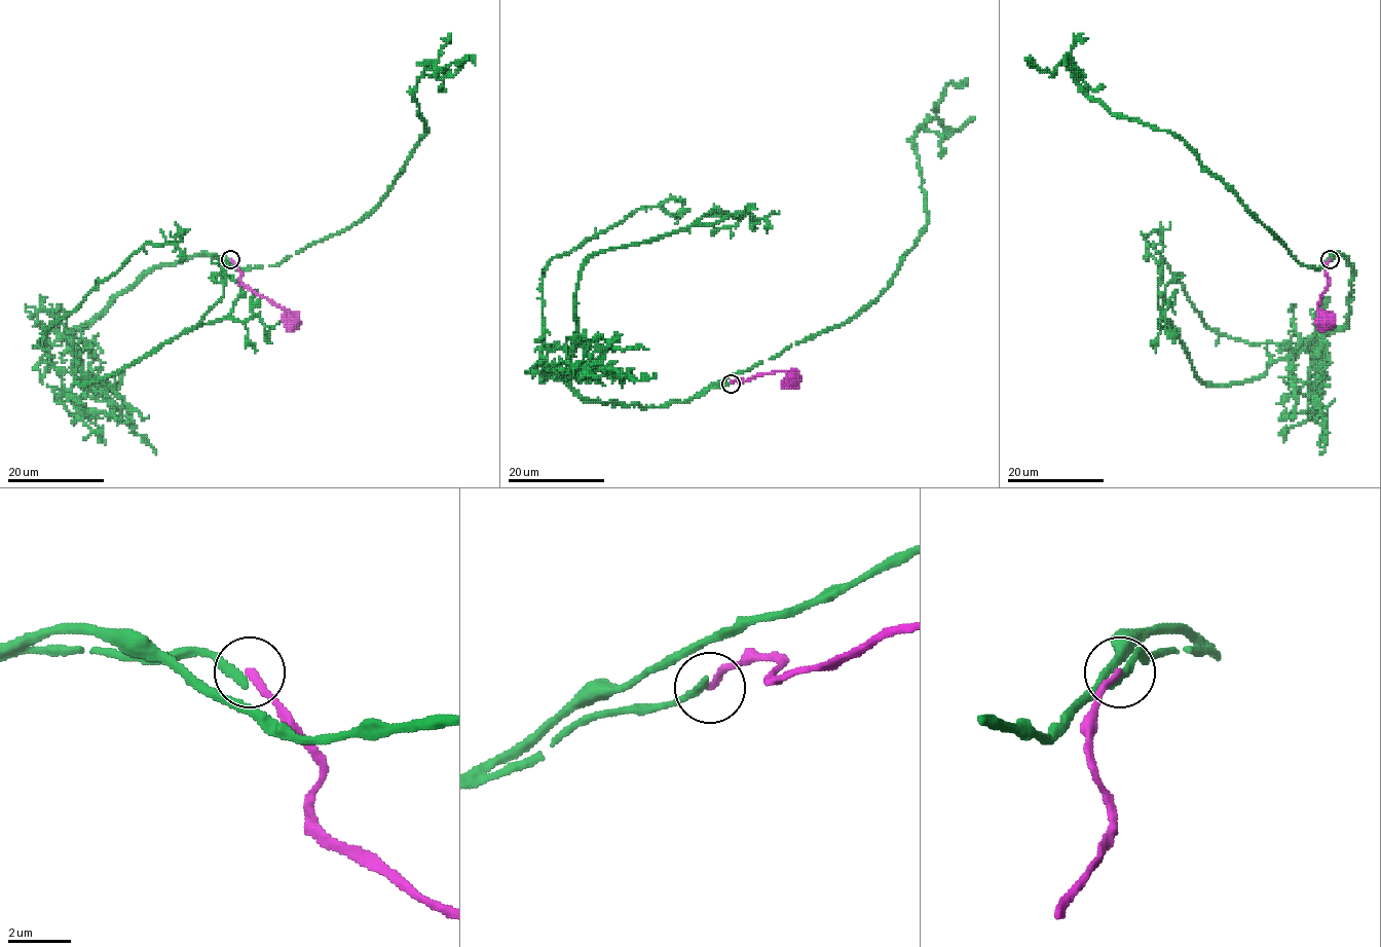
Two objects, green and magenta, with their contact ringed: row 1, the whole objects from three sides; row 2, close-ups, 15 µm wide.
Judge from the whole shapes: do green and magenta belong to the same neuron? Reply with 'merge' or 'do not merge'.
do not merge

